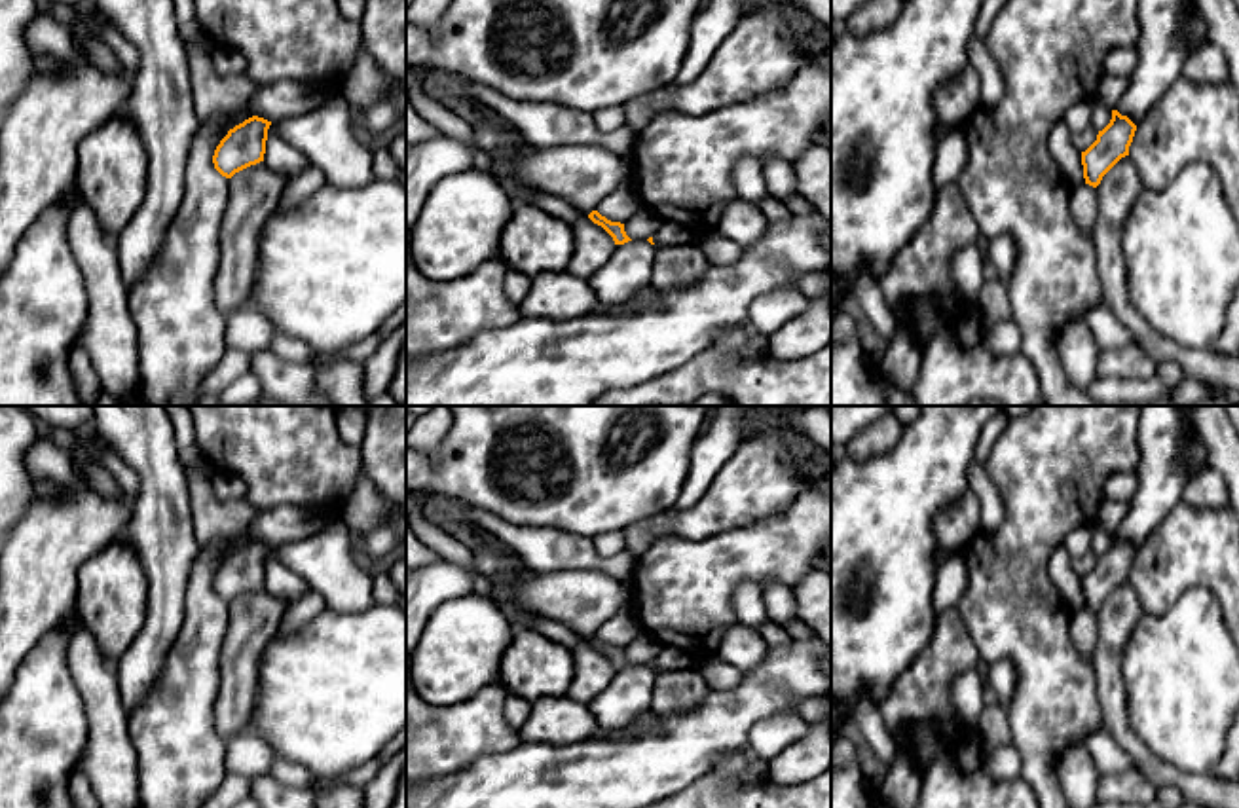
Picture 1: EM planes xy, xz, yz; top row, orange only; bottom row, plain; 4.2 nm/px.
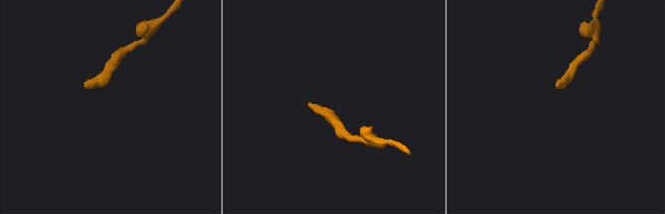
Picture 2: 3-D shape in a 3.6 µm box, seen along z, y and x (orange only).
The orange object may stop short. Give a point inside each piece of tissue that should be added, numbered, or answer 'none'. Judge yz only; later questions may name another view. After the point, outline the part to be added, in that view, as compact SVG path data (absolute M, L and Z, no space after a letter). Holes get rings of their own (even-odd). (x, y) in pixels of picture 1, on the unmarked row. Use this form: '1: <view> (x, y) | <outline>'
none

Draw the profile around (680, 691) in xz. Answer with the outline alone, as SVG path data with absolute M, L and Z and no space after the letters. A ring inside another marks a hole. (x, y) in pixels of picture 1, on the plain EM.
M698 670L656 671L651 711L656 715L689 713L698 707L708 694L710 687Z

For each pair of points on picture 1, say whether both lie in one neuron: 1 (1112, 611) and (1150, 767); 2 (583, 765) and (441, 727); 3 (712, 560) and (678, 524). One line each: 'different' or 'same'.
1: same
2: different
3: different

